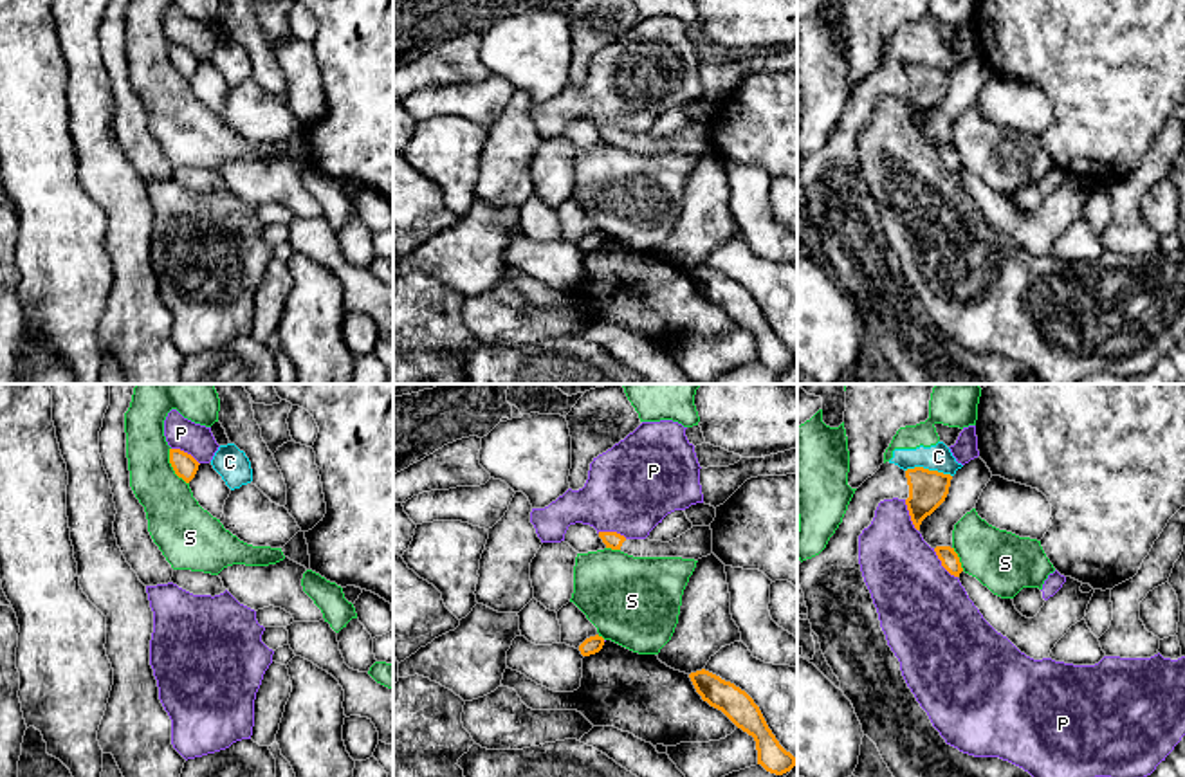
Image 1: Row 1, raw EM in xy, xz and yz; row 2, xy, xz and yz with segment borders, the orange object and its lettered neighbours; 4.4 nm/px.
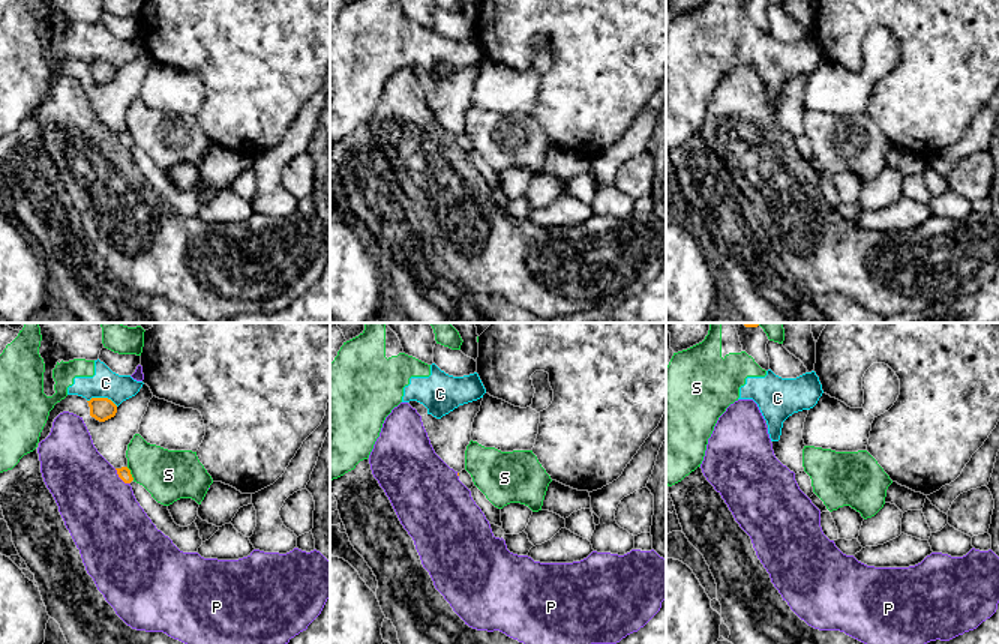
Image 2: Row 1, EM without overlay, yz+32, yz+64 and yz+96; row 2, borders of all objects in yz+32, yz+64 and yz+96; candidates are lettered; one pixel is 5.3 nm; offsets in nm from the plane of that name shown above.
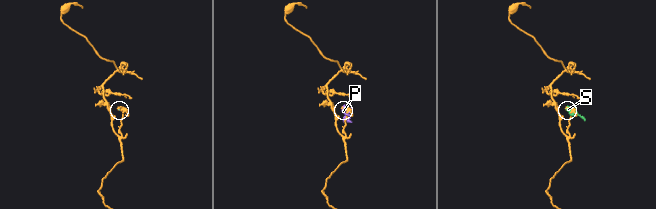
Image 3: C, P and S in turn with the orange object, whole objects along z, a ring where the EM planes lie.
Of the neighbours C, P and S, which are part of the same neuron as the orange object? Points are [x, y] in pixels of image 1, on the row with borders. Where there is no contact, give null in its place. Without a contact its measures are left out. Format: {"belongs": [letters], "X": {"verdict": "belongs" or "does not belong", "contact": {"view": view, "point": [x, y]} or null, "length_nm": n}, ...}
{"belongs": [], "C": {"verdict": "does not belong", "contact": {"view": "yz", "point": [927, 469]}, "length_nm": 220}, "P": {"verdict": "does not belong", "contact": {"view": "yz", "point": [942, 565]}, "length_nm": 170}, "S": {"verdict": "does not belong", "contact": {"view": "xy", "point": [172, 466]}, "length_nm": 190}}

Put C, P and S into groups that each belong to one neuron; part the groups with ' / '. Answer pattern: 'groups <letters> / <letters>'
groups C S / P

